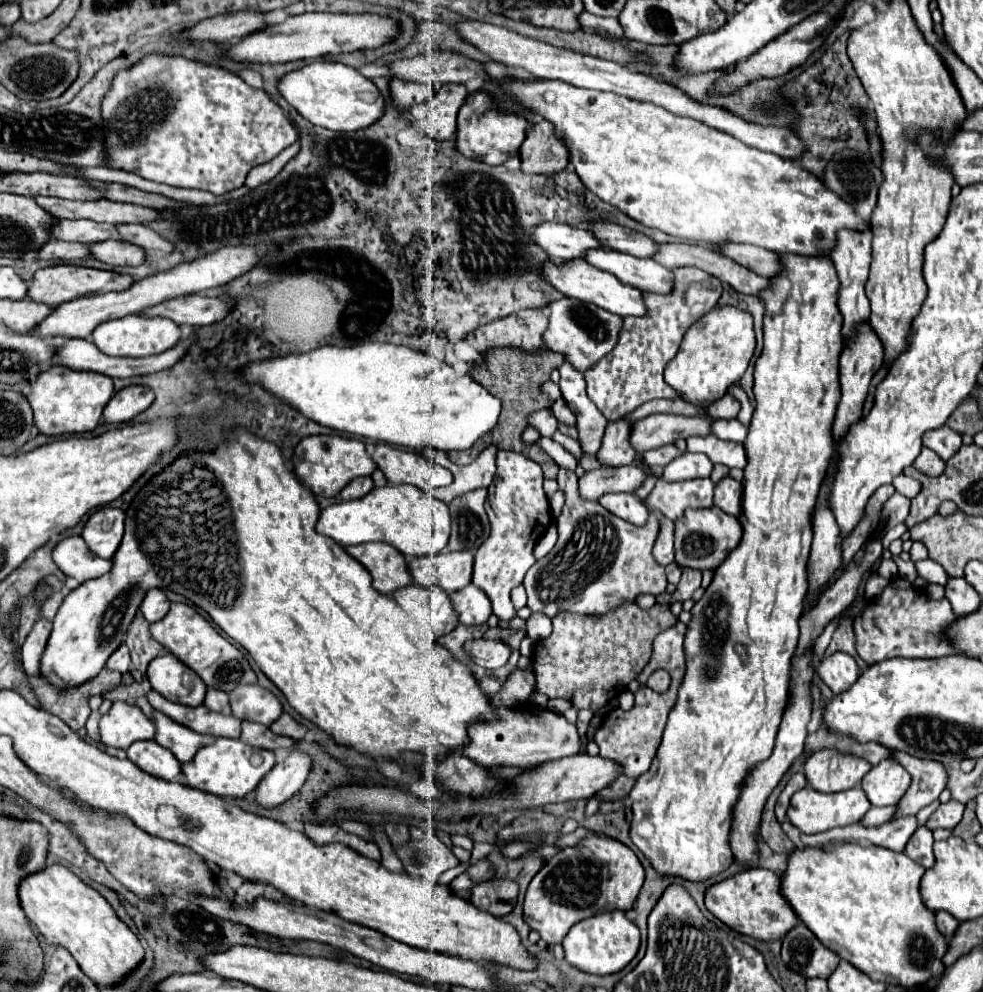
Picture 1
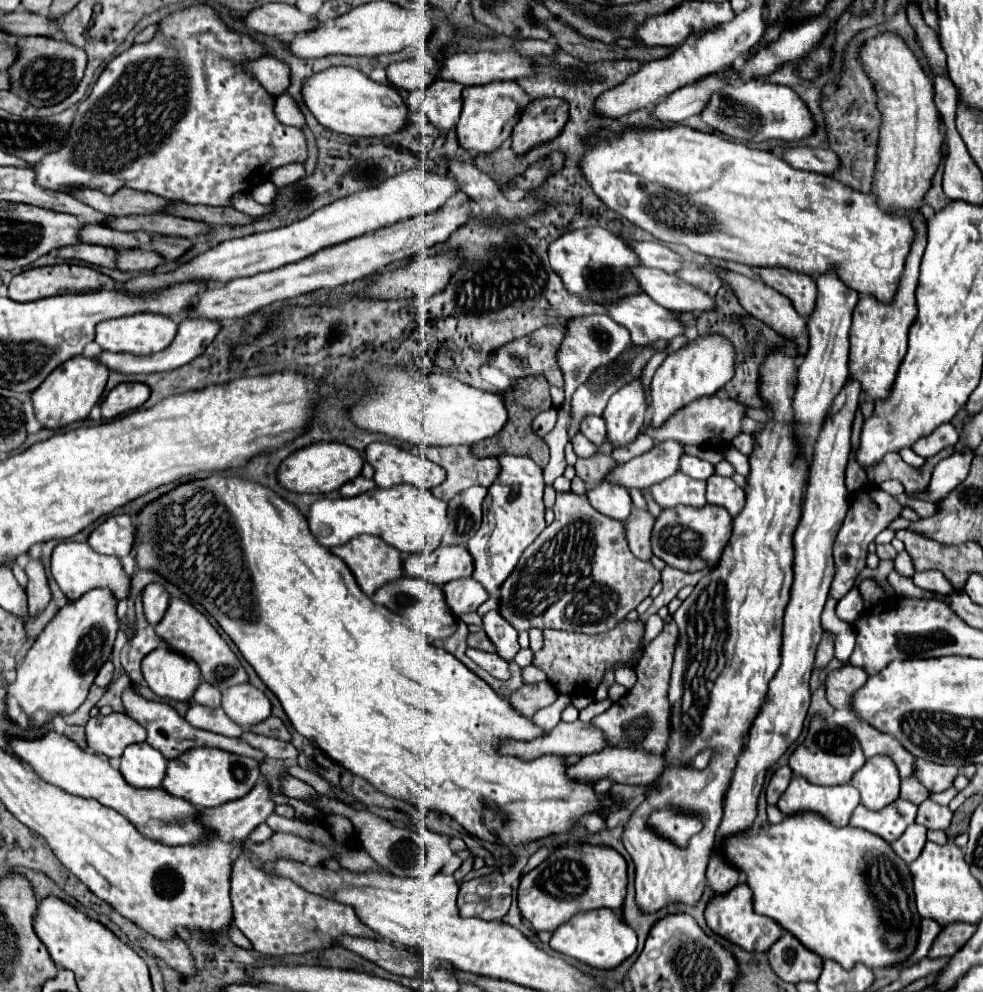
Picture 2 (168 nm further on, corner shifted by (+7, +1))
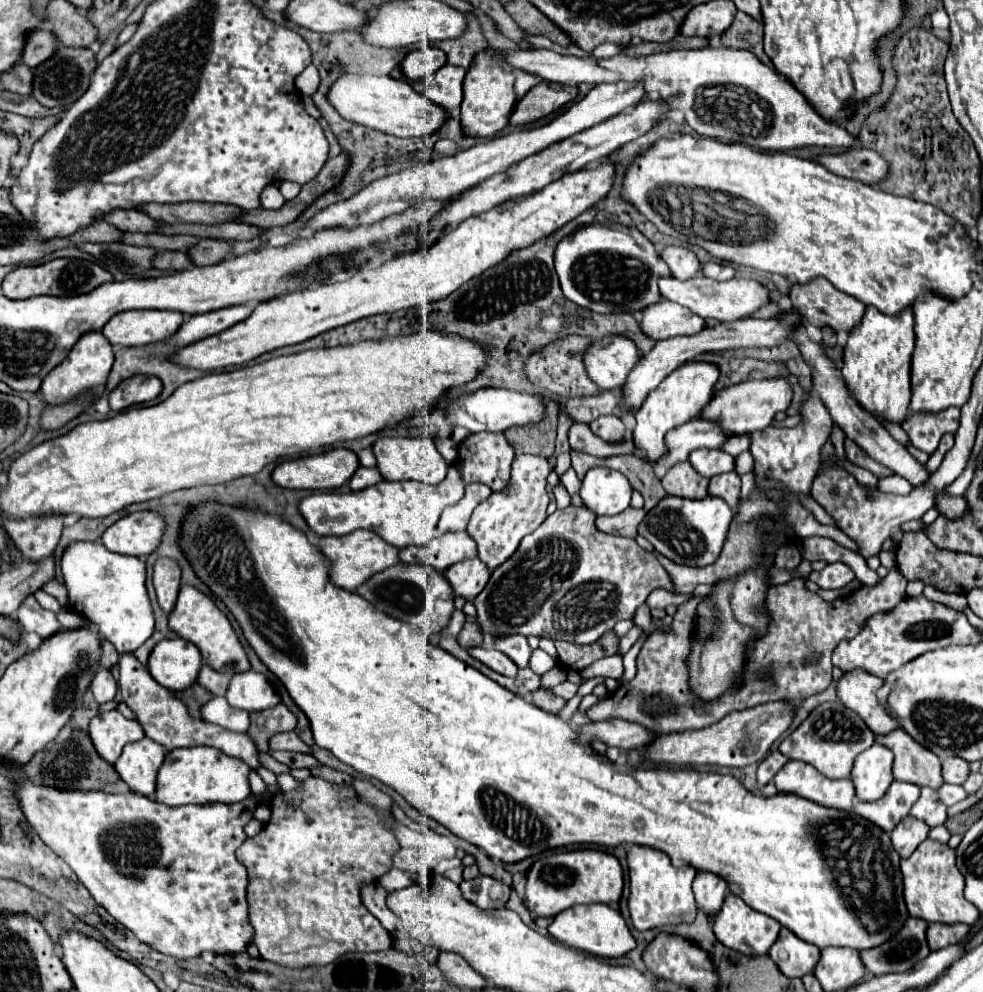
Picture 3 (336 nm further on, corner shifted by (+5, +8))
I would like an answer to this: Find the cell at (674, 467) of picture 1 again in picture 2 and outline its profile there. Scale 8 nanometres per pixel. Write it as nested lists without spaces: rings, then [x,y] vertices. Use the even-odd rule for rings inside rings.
[[[684,454],[680,458],[680,472],[696,478],[696,480],[708,480],[712,474],[714,474],[714,466],[710,462],[704,462],[696,456],[690,456],[690,454]]]

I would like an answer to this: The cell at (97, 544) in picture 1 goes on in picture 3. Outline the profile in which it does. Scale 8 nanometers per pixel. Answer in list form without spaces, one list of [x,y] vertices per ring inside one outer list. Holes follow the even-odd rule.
[[[138,511],[118,519],[112,527],[108,527],[102,535],[102,543],[106,549],[120,555],[146,557],[158,549],[164,531],[166,521],[160,513]]]

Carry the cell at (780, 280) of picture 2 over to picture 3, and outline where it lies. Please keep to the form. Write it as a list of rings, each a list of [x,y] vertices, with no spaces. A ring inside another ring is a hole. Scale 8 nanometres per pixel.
[[[816,277],[806,285],[794,285],[790,291],[790,299],[794,303],[794,309],[798,309],[798,313],[804,317],[806,323],[812,323],[820,329],[830,327],[836,333],[850,333],[856,325],[860,325],[866,311],[866,305],[858,303],[854,297],[846,293],[840,293],[830,285],[830,281],[824,281],[822,277]]]

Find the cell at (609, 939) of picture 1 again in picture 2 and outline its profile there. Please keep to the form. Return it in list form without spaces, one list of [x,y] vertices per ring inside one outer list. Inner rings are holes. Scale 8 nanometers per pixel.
[[[598,908],[572,916],[568,922],[558,926],[552,934],[550,948],[564,956],[576,958],[592,968],[610,970],[622,964],[636,950],[636,932],[624,920],[620,920],[610,908]]]

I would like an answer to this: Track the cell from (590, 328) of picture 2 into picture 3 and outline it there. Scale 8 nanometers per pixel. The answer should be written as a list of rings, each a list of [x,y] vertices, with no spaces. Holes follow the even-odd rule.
[[[614,335],[594,341],[584,355],[584,363],[590,379],[598,383],[600,389],[612,391],[624,387],[628,373],[634,369],[640,357],[642,355],[634,341]]]

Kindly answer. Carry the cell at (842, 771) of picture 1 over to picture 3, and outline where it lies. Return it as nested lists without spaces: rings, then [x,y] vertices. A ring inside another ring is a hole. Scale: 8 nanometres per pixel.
[[[834,701],[834,703],[818,705],[808,715],[808,719],[780,743],[778,749],[788,759],[798,759],[816,767],[828,779],[844,779],[850,777],[854,759],[862,751],[866,751],[872,743],[874,743],[874,733],[870,733],[870,729],[858,717],[858,713],[846,709],[846,705],[842,705],[840,701]]]

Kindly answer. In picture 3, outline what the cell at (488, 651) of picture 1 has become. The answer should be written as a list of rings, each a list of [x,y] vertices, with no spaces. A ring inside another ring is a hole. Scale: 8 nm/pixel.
[[[472,647],[468,649],[468,653],[478,659],[480,663],[484,663],[486,667],[490,667],[492,671],[506,675],[506,677],[516,677],[518,667],[514,665],[514,661],[510,661],[504,653],[500,653],[498,649],[488,649],[488,647]]]

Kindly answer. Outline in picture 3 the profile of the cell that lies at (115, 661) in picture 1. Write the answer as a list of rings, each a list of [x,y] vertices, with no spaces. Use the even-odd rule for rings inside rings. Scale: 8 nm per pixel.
[[[102,669],[102,671],[92,679],[92,683],[90,683],[90,691],[94,693],[96,703],[102,705],[102,703],[108,703],[108,701],[112,701],[112,699],[116,697],[118,685],[116,685],[112,673],[106,671],[106,669]]]

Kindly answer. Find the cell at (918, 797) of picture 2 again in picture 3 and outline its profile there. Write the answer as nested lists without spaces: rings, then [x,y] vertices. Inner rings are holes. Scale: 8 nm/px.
[[[948,783],[938,789],[938,795],[940,795],[940,801],[942,801],[944,805],[948,805],[948,807],[952,807],[952,805],[956,805],[958,801],[966,799],[966,791],[964,791],[962,787],[958,787],[958,785],[948,785]]]

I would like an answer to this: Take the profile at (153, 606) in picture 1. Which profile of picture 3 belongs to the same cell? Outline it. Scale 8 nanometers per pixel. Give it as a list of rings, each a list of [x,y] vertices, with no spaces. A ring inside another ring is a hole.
[[[160,557],[154,563],[154,587],[156,587],[158,603],[166,613],[170,613],[176,605],[176,597],[178,597],[178,589],[180,589],[180,577],[182,577],[182,569],[174,559]]]

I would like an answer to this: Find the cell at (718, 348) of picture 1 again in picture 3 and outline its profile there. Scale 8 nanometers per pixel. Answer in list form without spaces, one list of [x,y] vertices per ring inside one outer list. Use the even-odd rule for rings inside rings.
[[[684,363],[680,369],[672,371],[654,391],[648,393],[642,407],[634,413],[636,427],[632,431],[634,447],[644,451],[644,461],[658,463],[666,455],[668,451],[668,445],[664,441],[666,433],[670,429],[676,429],[696,419],[702,413],[704,405],[712,397],[712,389],[714,389],[714,383],[718,381],[718,375],[720,375],[718,367],[710,363]]]

